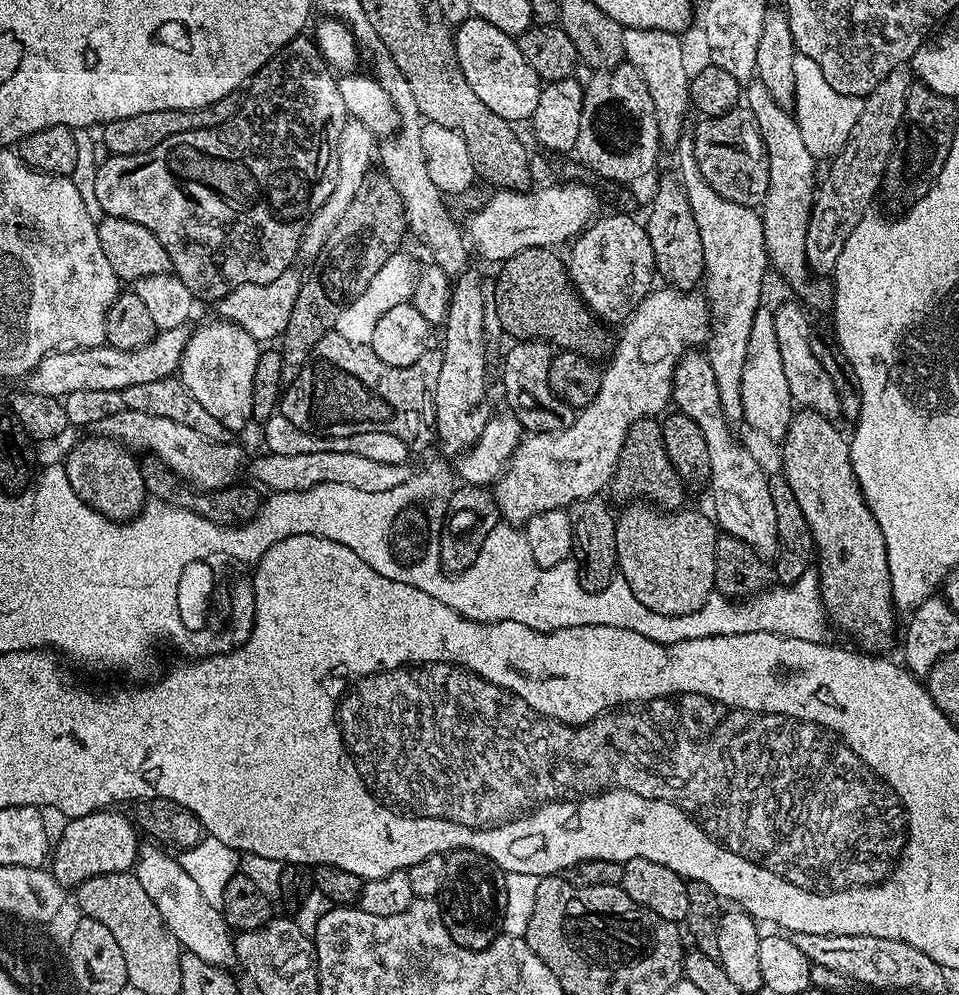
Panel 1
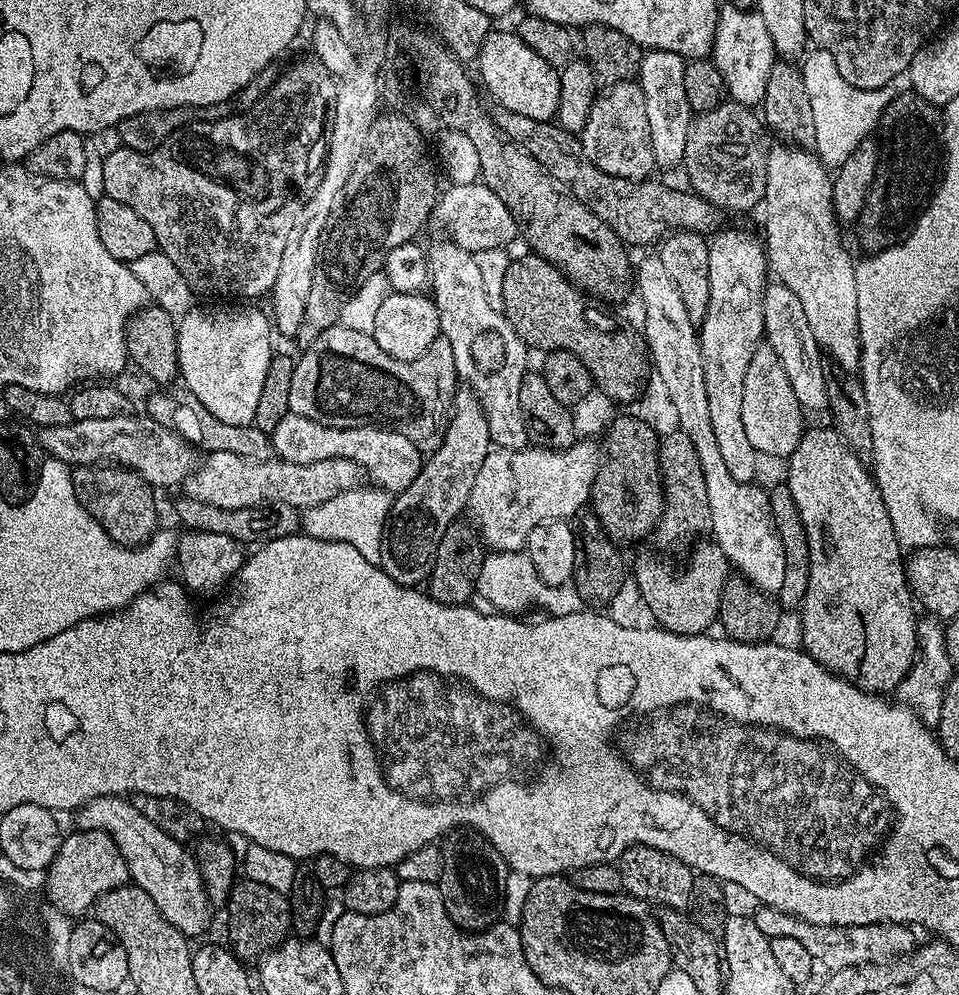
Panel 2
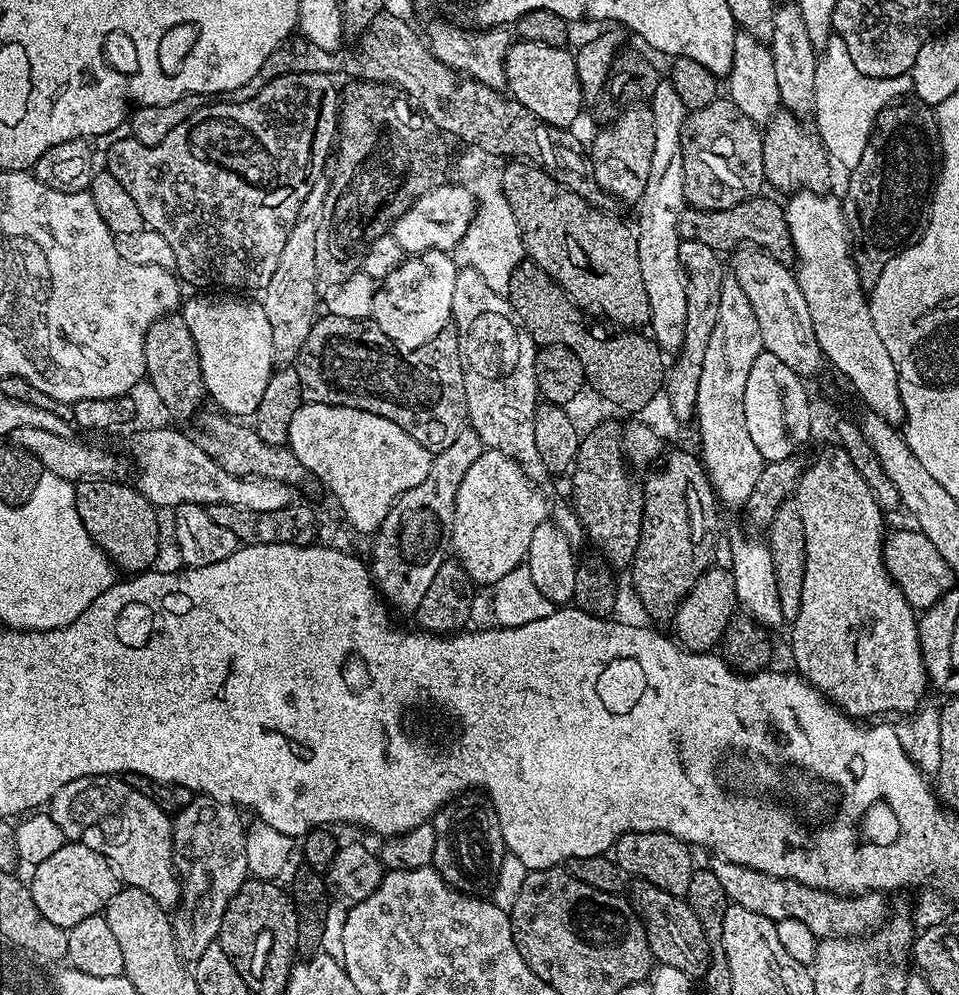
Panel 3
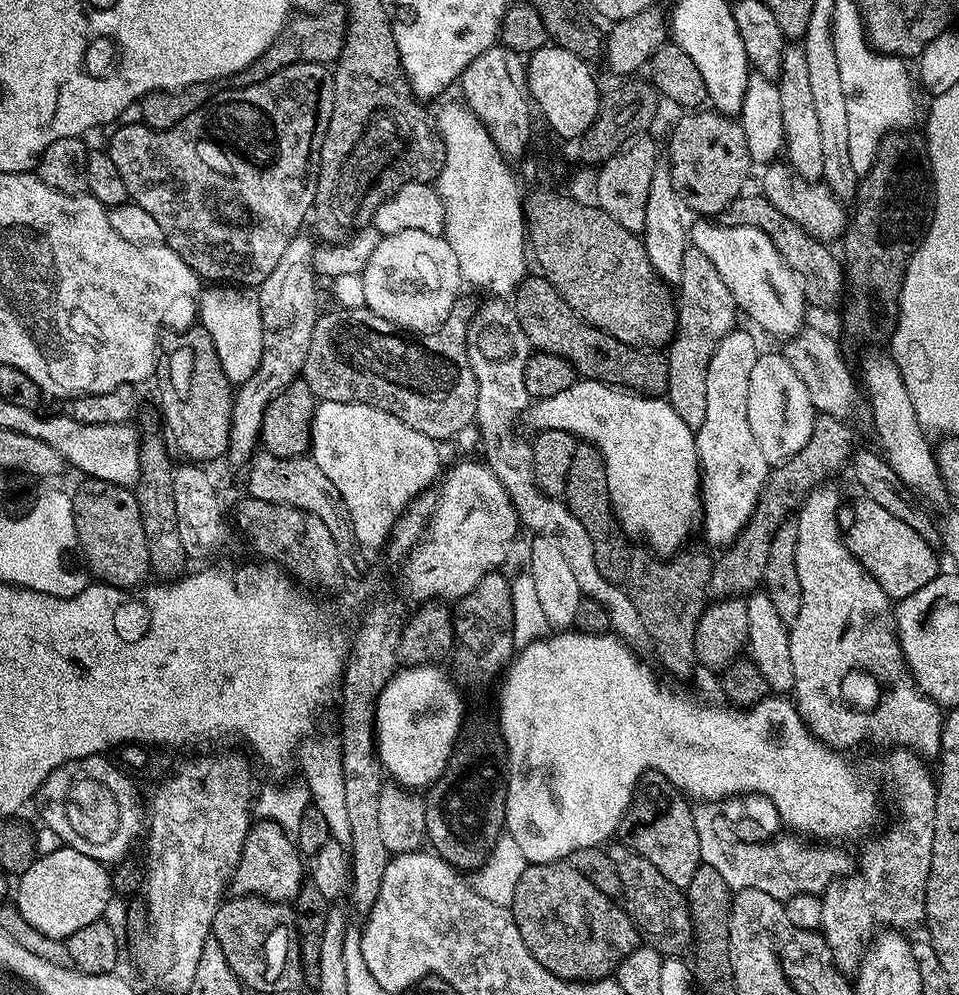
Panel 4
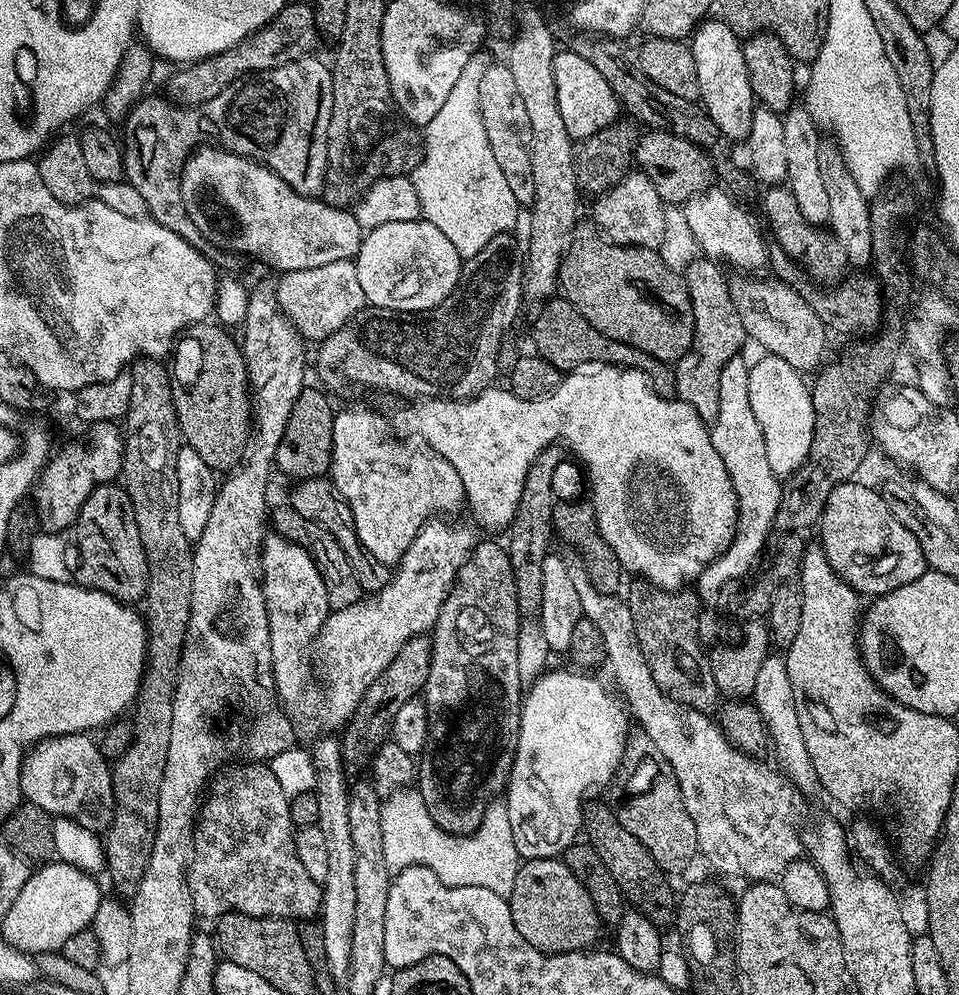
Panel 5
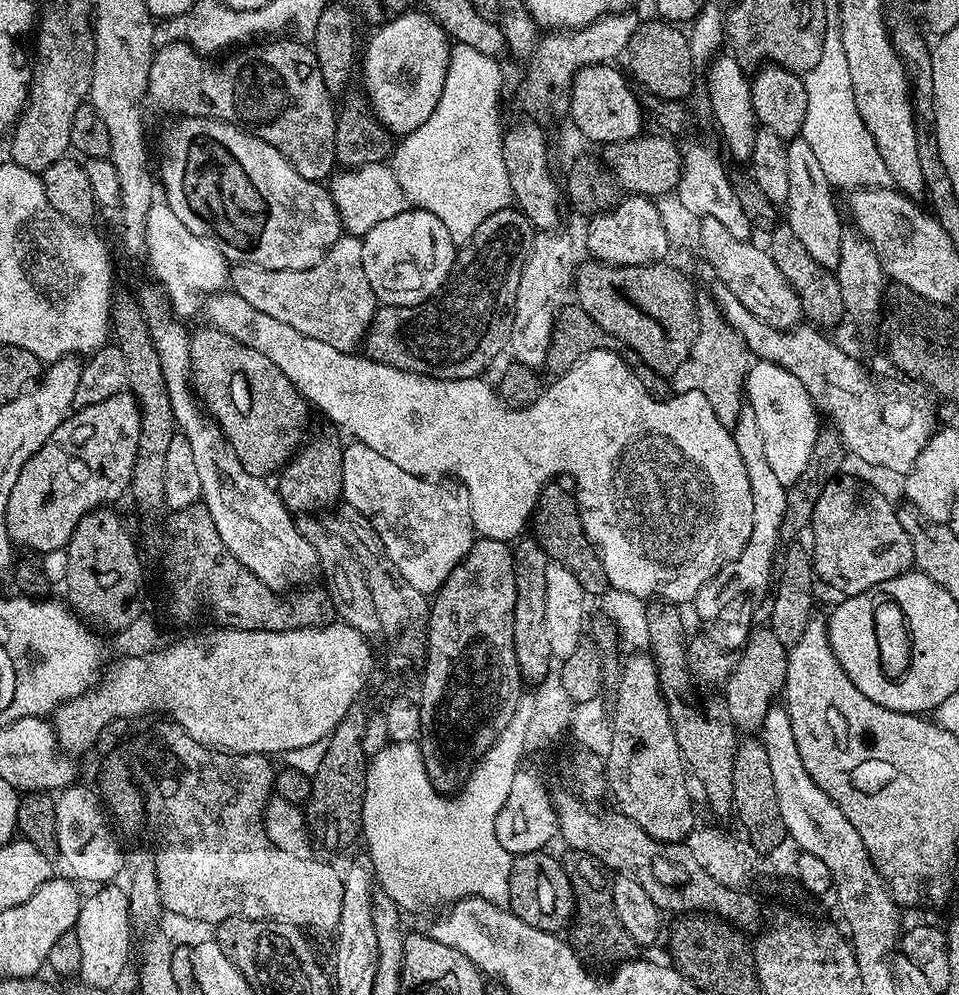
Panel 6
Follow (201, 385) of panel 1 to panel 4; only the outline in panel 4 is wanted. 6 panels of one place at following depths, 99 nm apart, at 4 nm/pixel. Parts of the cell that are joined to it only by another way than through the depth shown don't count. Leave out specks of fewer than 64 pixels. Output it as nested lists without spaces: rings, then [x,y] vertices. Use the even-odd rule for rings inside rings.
[[[213,283],[200,293],[198,324],[210,334],[210,342],[214,342],[218,362],[222,362],[222,370],[229,382],[234,386],[245,384],[250,374],[258,370],[262,358],[264,327],[259,295],[248,286]]]

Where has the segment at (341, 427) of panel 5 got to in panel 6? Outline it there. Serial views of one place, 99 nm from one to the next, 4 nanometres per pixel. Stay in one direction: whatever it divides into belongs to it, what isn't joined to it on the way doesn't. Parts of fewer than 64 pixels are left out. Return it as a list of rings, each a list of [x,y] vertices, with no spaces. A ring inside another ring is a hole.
[[[359,442],[349,443],[344,448],[342,458],[342,493],[343,499],[350,506],[354,506],[368,519],[372,529],[380,535],[380,541],[384,547],[384,553],[394,562],[398,574],[414,586],[414,590],[425,594],[435,594],[446,582],[450,570],[458,566],[466,558],[473,540],[477,539],[478,533],[472,525],[470,514],[470,502],[466,490],[452,482],[437,482],[432,478],[406,474],[378,454],[378,450],[370,450],[370,446]]]

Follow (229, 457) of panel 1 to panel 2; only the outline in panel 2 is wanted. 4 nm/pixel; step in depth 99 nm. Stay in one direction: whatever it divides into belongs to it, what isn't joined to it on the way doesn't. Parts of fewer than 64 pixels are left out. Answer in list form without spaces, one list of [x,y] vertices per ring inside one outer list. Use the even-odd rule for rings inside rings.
[[[129,414],[118,418],[72,420],[66,426],[50,426],[38,432],[40,447],[53,460],[69,466],[103,465],[105,462],[128,468],[151,484],[153,489],[181,485],[198,467],[197,449],[184,440],[179,432],[154,422],[146,414]]]

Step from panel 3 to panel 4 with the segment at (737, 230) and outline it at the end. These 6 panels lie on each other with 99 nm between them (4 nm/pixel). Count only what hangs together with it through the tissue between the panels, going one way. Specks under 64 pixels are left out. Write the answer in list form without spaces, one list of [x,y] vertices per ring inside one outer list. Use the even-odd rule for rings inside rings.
[[[743,193],[736,197],[734,202],[726,208],[722,214],[723,223],[738,226],[754,226],[762,230],[783,261],[795,272],[803,286],[805,301],[812,307],[826,308],[834,305],[846,290],[846,277],[841,259],[830,252],[829,245],[821,240],[816,240],[812,235],[806,234],[796,222],[787,218],[780,210],[776,210],[773,203],[770,203],[763,194]]]

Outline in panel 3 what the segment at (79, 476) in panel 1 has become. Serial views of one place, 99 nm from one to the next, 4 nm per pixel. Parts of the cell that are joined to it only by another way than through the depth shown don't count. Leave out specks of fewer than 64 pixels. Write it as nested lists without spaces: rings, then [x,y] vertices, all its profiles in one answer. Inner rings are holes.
[[[89,478],[81,480],[76,484],[76,509],[78,510],[78,518],[82,518],[82,526],[86,526],[86,530],[90,534],[90,538],[97,544],[98,547],[100,547],[100,549],[103,550],[103,552],[108,554],[108,559],[112,561],[113,565],[115,565],[121,573],[139,574],[149,571],[149,569],[155,565],[152,563],[155,562],[156,555],[160,552],[160,520],[156,517],[156,515],[158,515],[156,505],[149,502],[149,500],[140,492],[139,488],[133,486],[131,483],[128,484],[119,484],[119,482],[116,481],[116,478]]]

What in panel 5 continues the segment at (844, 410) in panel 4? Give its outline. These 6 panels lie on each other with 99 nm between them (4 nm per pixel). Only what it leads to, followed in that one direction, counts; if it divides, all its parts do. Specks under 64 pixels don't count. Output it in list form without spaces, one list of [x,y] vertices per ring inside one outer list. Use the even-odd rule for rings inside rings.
[[[736,274],[728,281],[730,298],[734,298],[734,306],[742,318],[745,337],[751,343],[753,340],[754,343],[761,344],[765,353],[772,353],[788,362],[796,372],[815,373],[825,359],[826,327],[818,315],[790,285],[777,279],[773,279],[772,284],[755,284],[752,280],[755,279]]]

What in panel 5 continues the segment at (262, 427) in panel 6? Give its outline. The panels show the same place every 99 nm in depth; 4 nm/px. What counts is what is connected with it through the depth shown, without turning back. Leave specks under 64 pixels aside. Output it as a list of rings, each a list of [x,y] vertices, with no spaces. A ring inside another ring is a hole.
[[[216,322],[193,324],[175,341],[170,356],[170,373],[174,410],[183,443],[195,450],[214,470],[231,470],[240,463],[240,454],[252,426],[252,398],[248,387],[248,371],[241,345],[227,327]]]

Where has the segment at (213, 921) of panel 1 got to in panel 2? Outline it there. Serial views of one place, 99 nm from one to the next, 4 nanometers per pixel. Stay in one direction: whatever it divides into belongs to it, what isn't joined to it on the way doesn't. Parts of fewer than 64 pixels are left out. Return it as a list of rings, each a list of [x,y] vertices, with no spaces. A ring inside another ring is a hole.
[[[100,796],[90,800],[79,809],[79,827],[83,830],[99,830],[110,834],[128,867],[131,883],[146,890],[154,898],[154,906],[181,934],[195,938],[208,924],[210,901],[200,879],[198,864],[188,857],[181,841],[170,838],[166,830],[158,830],[150,818],[146,818],[143,807],[131,804],[131,799],[122,796]]]

